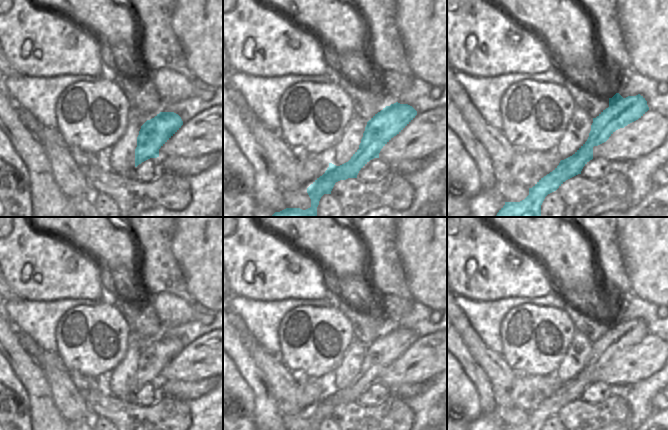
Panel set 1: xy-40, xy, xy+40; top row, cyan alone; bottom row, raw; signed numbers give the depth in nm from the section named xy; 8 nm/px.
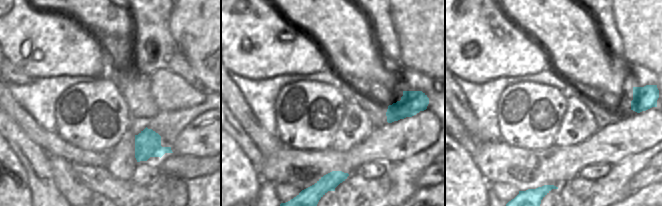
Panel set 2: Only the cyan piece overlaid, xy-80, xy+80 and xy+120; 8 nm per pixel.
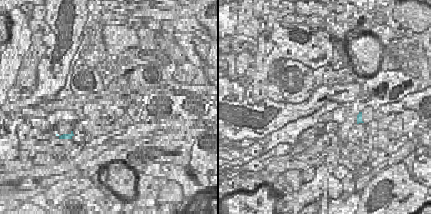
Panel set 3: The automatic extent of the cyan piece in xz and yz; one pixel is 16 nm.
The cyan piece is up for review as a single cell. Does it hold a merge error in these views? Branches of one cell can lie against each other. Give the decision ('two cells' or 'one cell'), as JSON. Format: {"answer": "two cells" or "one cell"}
{"answer": "one cell"}

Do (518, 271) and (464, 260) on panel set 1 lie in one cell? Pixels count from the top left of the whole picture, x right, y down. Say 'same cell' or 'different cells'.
same cell

